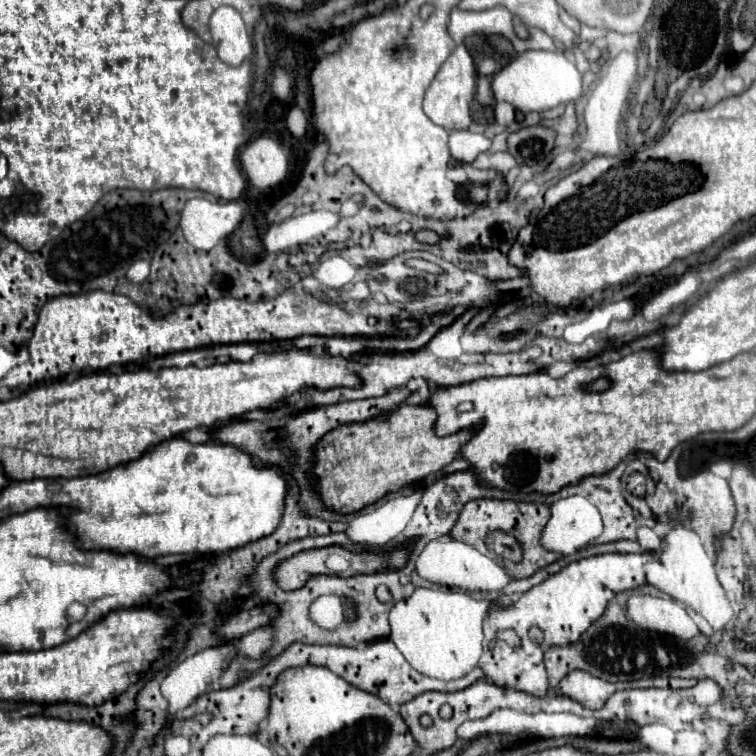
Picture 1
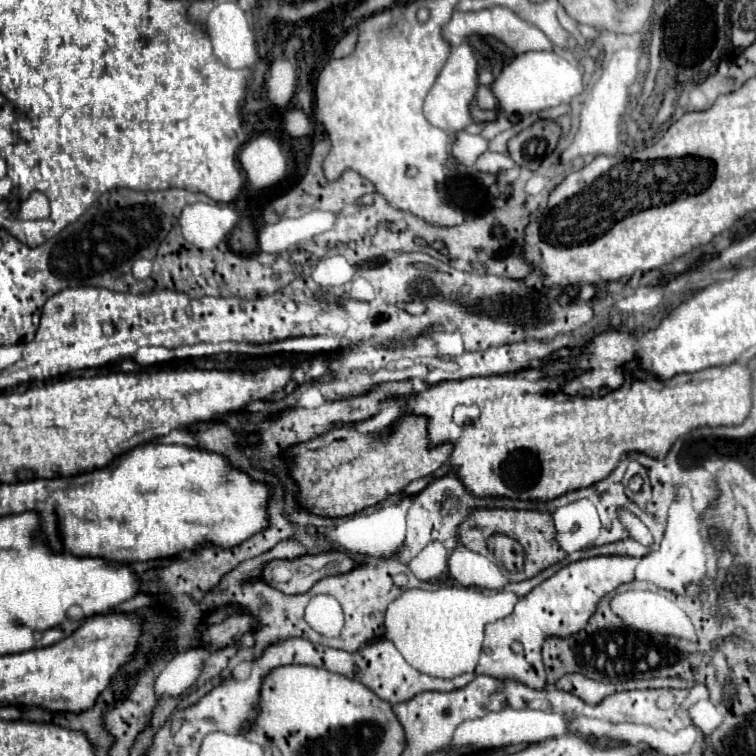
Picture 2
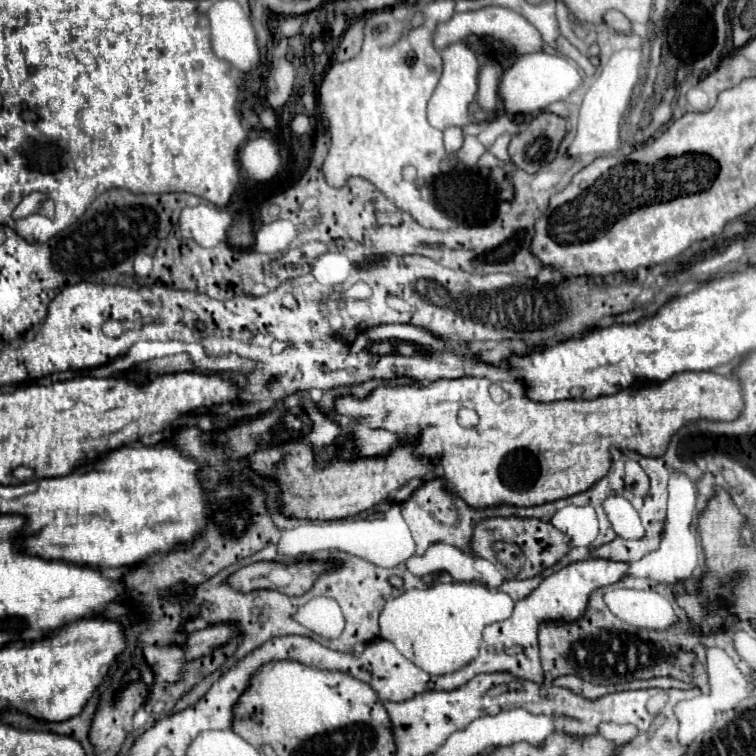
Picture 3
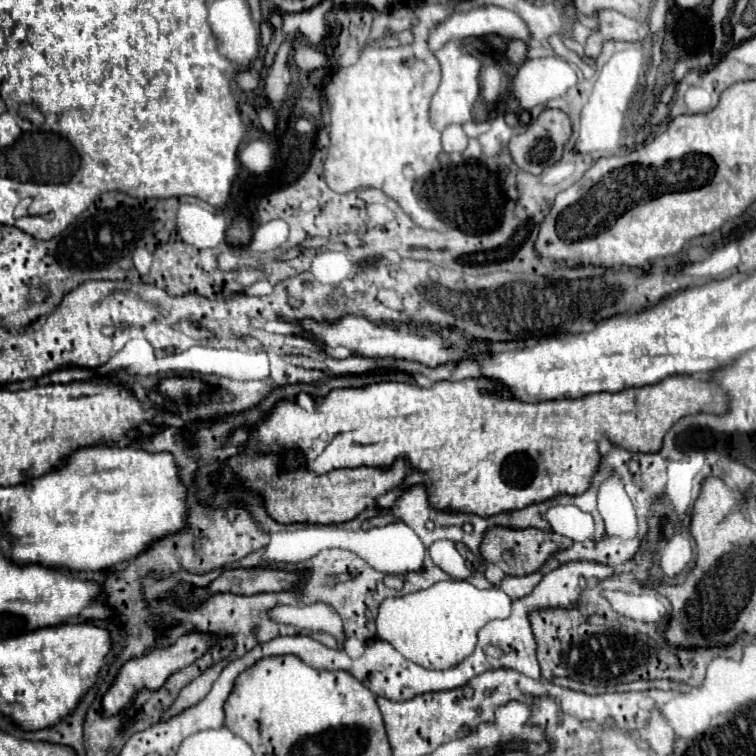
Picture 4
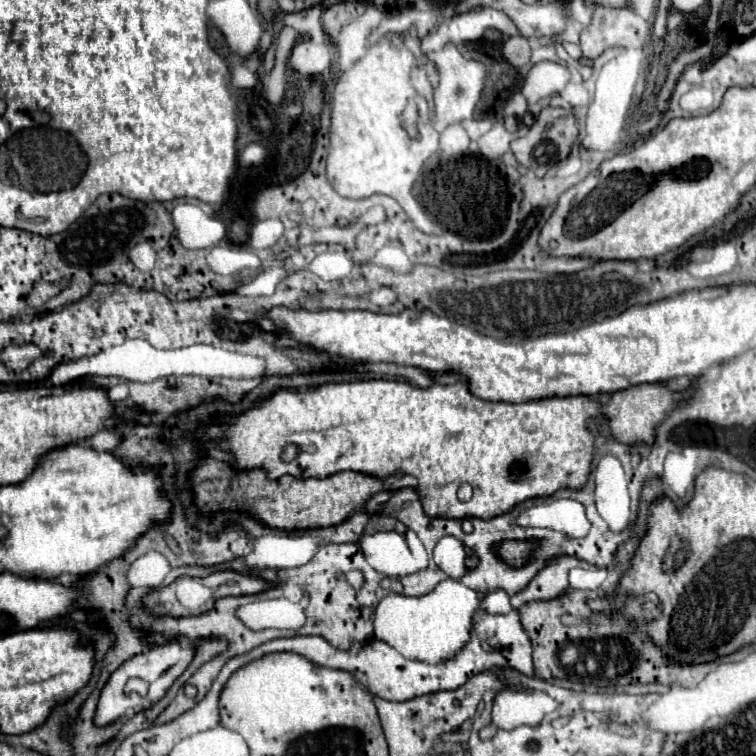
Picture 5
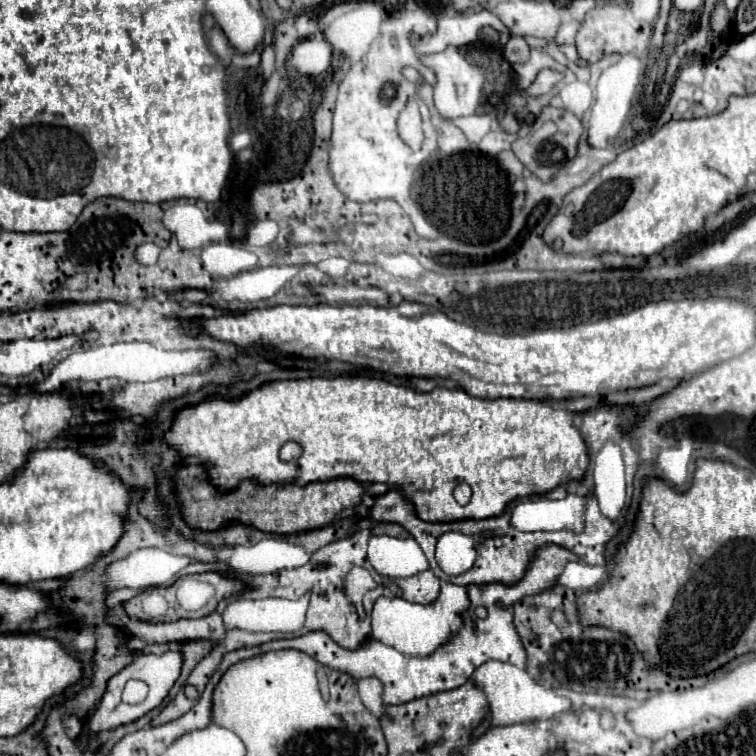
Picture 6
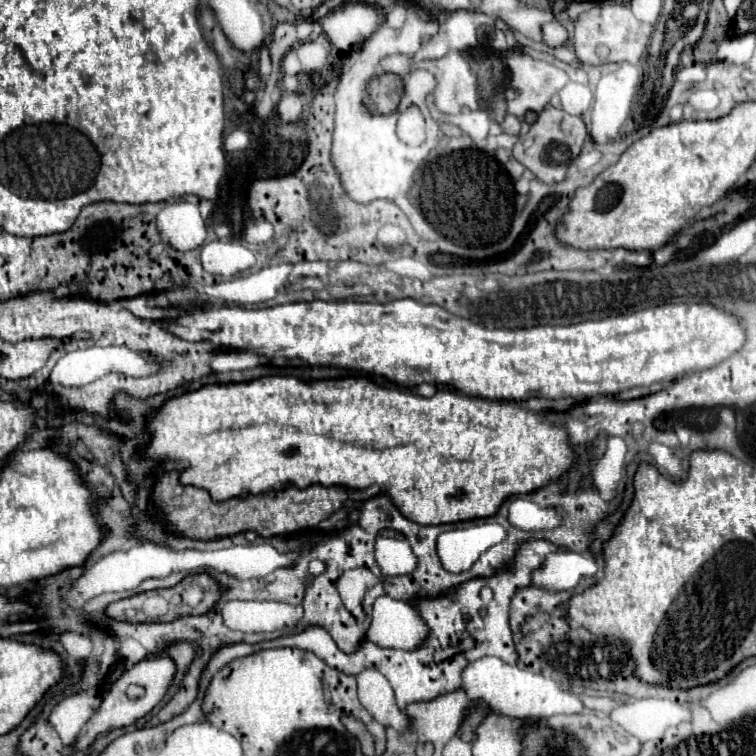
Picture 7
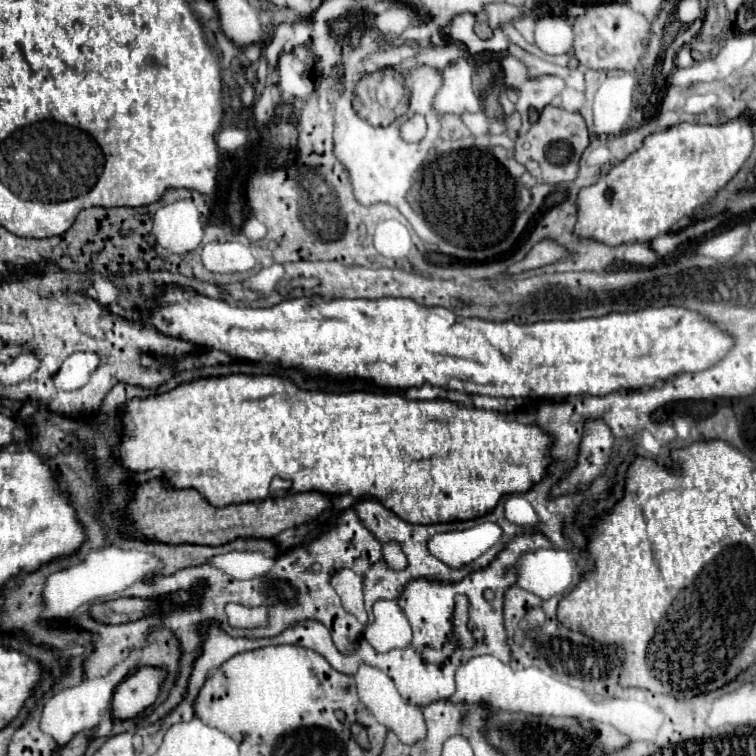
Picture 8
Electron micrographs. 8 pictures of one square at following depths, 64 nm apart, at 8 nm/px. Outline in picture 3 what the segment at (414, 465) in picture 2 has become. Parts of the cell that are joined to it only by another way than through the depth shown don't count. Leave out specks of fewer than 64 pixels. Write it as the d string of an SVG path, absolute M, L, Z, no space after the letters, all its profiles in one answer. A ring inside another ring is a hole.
M304 440L270 446L248 456L250 468L260 476L272 478L280 486L280 512L286 518L302 520L344 520L352 518L398 490L404 482L420 478L436 466L426 458L416 458L412 446L398 446L386 458L360 458L354 462L334 460L326 468L314 466L314 448Z

